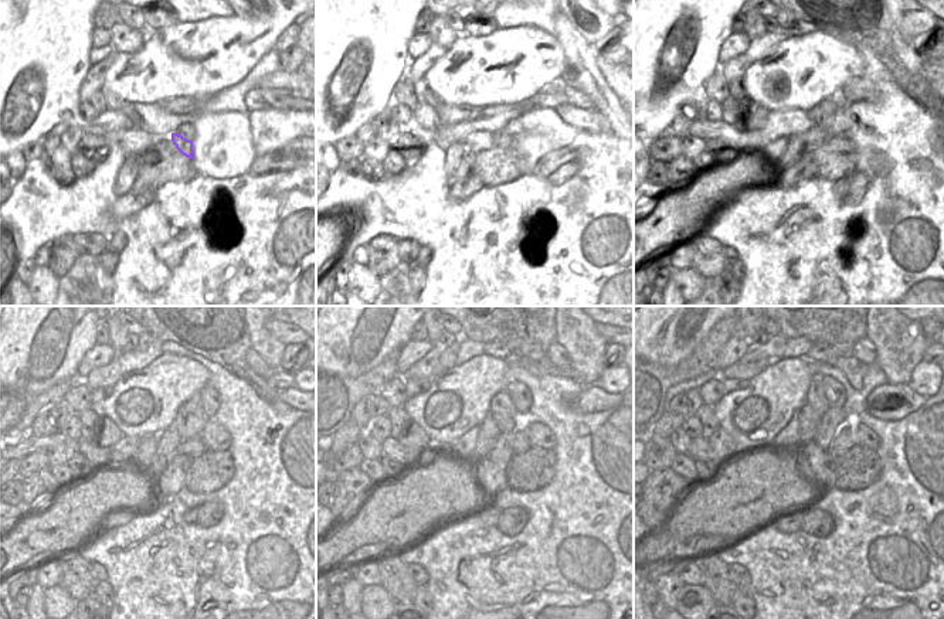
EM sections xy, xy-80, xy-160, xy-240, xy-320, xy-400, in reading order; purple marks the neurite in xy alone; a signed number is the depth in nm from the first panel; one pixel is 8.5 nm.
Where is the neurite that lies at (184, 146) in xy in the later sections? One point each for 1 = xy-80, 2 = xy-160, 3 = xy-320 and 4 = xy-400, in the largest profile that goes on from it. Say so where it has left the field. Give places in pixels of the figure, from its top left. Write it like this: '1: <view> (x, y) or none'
1: xy-80 (502, 139)
2: xy-160 (821, 115)
3: xy-320 (502, 410)
4: xy-400 (815, 397)

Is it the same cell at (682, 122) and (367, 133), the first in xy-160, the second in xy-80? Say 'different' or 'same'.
same

